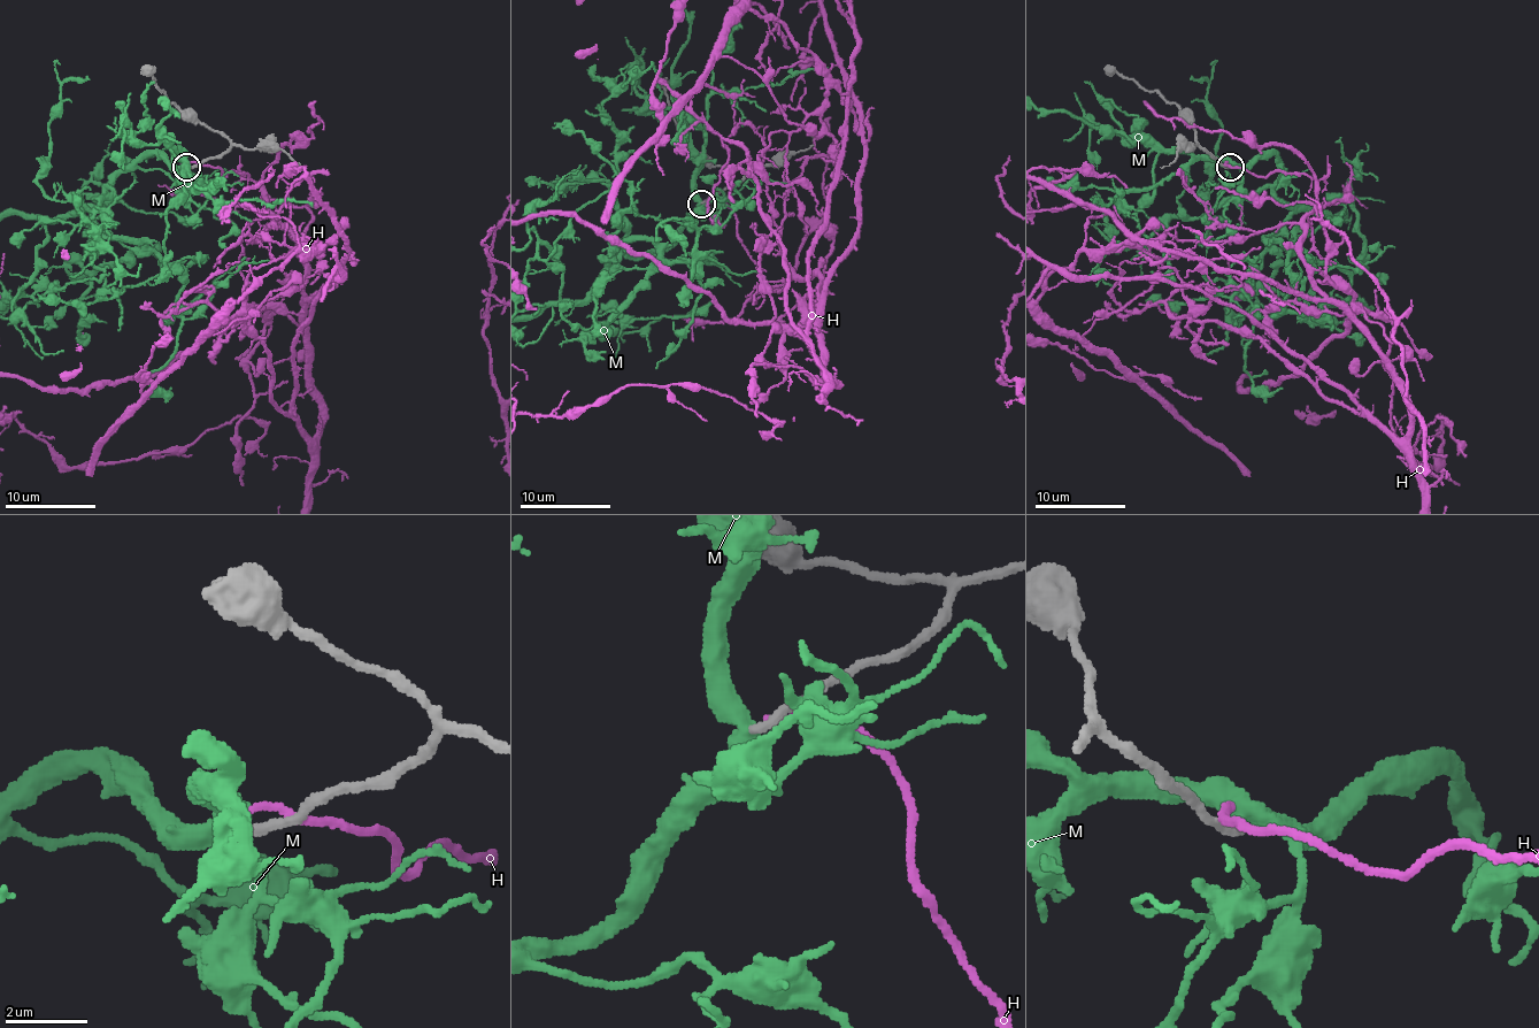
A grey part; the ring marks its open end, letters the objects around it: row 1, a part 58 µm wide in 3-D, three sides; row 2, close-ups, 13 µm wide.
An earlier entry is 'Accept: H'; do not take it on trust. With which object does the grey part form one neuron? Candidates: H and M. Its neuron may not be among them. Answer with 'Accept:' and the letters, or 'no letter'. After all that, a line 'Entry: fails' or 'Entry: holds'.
Accept: no letter
Entry: fails

